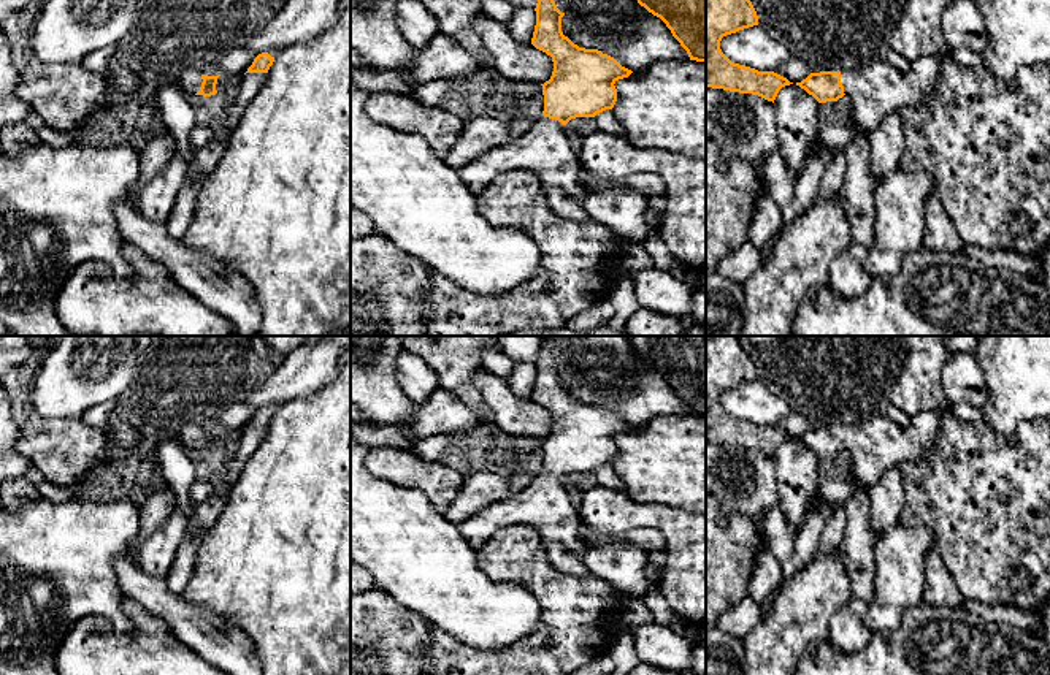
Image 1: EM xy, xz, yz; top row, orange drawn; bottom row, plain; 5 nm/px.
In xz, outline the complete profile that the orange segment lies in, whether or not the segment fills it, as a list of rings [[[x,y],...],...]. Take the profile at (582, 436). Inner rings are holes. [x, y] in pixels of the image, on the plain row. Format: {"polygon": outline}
{"polygon": [[[541,341],[535,366],[536,380],[531,399],[550,410],[554,417],[550,434],[541,439],[544,450],[542,471],[535,475],[528,488],[484,507],[481,512],[458,523],[457,528],[463,539],[477,551],[498,528],[506,524],[530,524],[541,536],[550,564],[565,575],[582,578],[588,575],[582,562],[585,542],[577,537],[577,528],[582,520],[565,480],[571,474],[595,472],[606,464],[612,464],[617,456],[617,444],[614,439],[619,434],[628,433],[633,426],[598,404],[579,402],[563,390],[561,372],[565,368],[557,363],[550,341]]]}

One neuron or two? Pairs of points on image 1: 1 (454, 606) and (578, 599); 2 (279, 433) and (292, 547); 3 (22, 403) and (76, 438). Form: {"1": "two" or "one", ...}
{"1": "two", "2": "one", "3": "one"}

